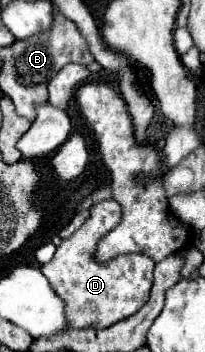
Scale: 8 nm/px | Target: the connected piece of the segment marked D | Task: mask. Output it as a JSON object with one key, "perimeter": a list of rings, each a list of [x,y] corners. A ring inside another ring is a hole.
{"perimeter":[[[101,200],[101,202],[93,204],[89,208],[89,212],[91,212],[91,216],[87,218],[87,222],[79,230],[75,230],[71,234],[71,238],[61,242],[61,246],[57,248],[53,260],[43,264],[41,272],[49,280],[51,288],[55,290],[55,294],[65,302],[67,328],[99,328],[101,330],[101,328],[113,326],[115,322],[119,322],[123,318],[133,316],[149,300],[149,290],[151,290],[151,282],[153,282],[155,262],[151,258],[131,258],[131,254],[121,254],[121,256],[115,256],[115,258],[111,258],[107,262],[97,262],[95,260],[97,234],[107,234],[111,228],[116,227],[121,220],[122,209],[115,200]]]}

